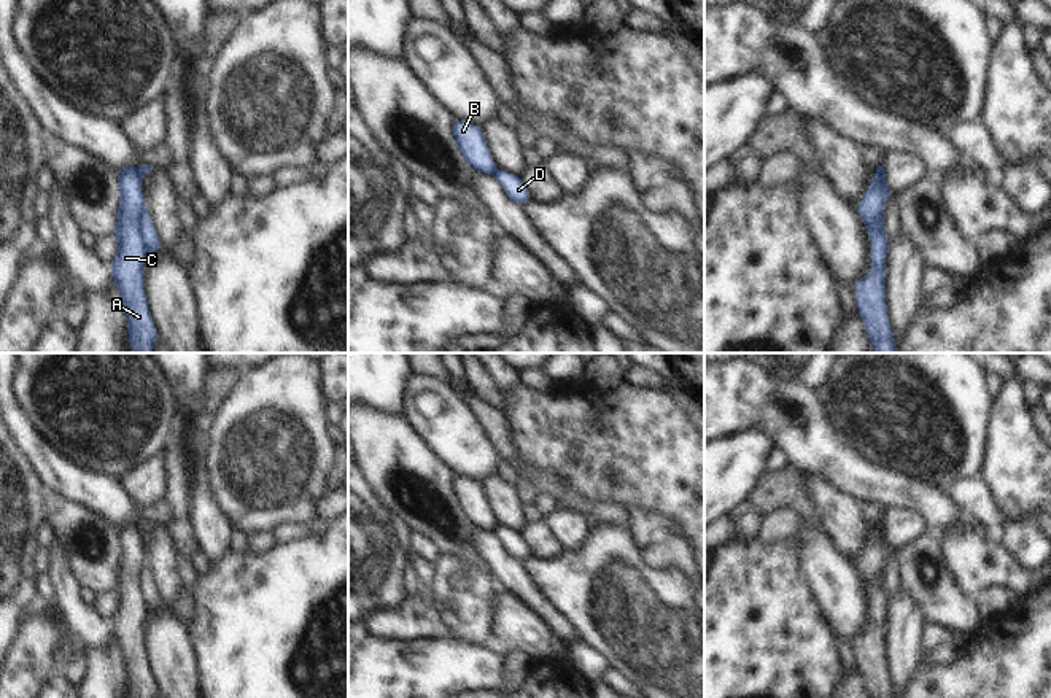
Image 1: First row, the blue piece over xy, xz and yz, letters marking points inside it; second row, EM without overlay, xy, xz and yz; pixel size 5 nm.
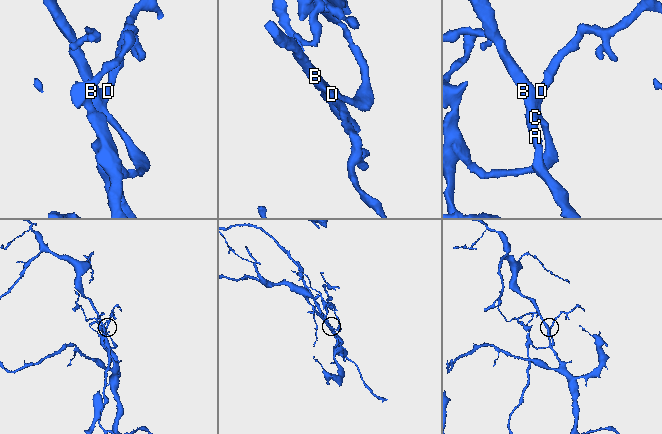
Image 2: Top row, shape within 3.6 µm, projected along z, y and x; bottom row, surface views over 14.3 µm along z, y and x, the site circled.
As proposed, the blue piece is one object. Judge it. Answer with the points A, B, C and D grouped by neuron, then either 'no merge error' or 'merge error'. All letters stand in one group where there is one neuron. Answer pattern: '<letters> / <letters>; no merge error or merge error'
A B C / D; merge error

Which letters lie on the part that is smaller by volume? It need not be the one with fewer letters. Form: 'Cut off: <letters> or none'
Cut off: D

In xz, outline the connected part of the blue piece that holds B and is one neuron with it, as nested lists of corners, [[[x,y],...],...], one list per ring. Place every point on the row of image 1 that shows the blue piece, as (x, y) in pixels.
[[[455,119],[452,124],[453,138],[460,148],[460,154],[472,172],[491,175],[494,161],[488,151],[482,126]]]

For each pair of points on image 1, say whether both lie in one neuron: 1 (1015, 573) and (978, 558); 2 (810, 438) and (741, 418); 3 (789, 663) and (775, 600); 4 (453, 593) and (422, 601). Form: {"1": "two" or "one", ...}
{"1": "one", "2": "one", "3": "one", "4": "two"}

